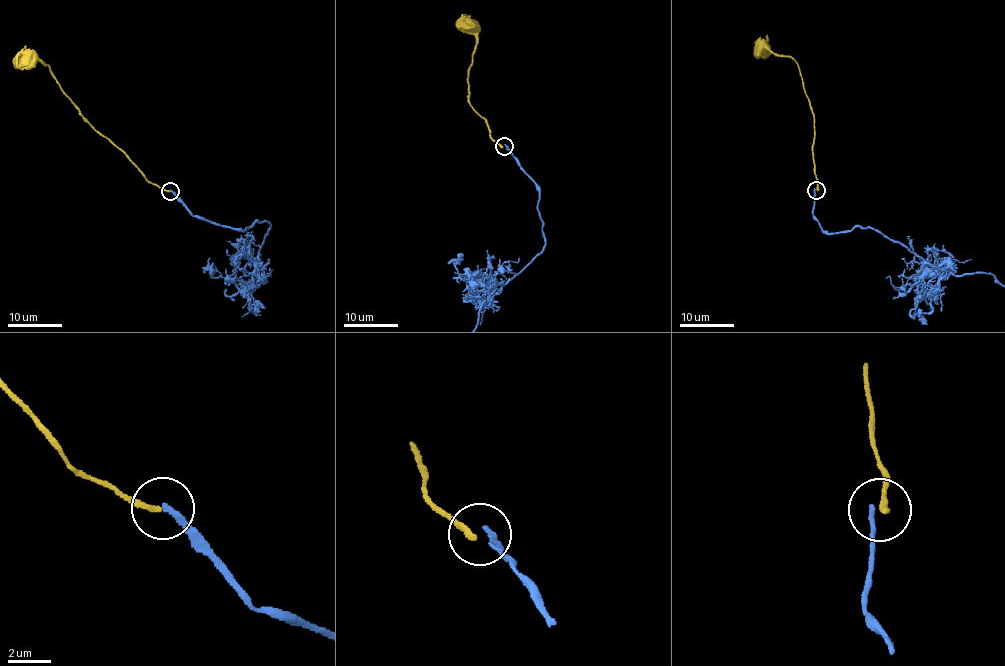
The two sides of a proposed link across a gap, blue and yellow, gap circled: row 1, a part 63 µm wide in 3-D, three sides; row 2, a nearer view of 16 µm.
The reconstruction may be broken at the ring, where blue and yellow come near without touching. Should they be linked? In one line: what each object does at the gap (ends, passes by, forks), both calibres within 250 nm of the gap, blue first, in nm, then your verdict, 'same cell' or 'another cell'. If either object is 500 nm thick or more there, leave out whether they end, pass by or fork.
blue ends; yellow ends; calibres 280 and 280 nm; another cell

